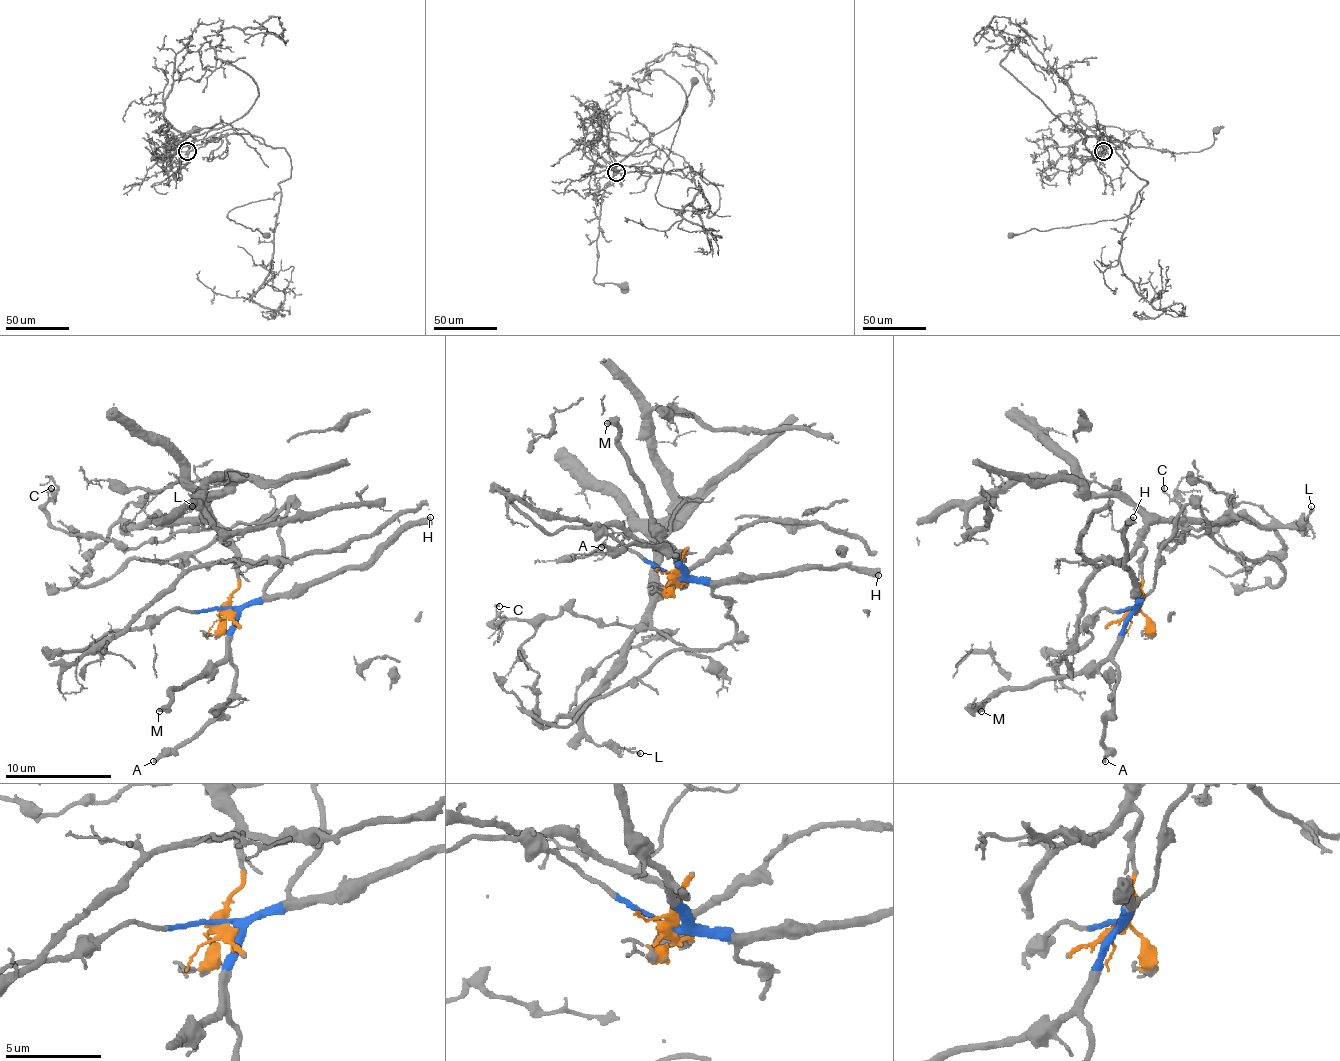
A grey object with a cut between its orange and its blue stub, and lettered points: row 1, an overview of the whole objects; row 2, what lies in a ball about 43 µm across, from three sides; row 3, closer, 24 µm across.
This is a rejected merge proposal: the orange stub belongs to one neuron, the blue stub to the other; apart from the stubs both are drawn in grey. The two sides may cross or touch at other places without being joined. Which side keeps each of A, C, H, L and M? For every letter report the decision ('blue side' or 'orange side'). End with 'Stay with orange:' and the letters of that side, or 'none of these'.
A: blue side
C: orange side
H: blue side
L: orange side
M: blue side
Stay with orange: C, L

